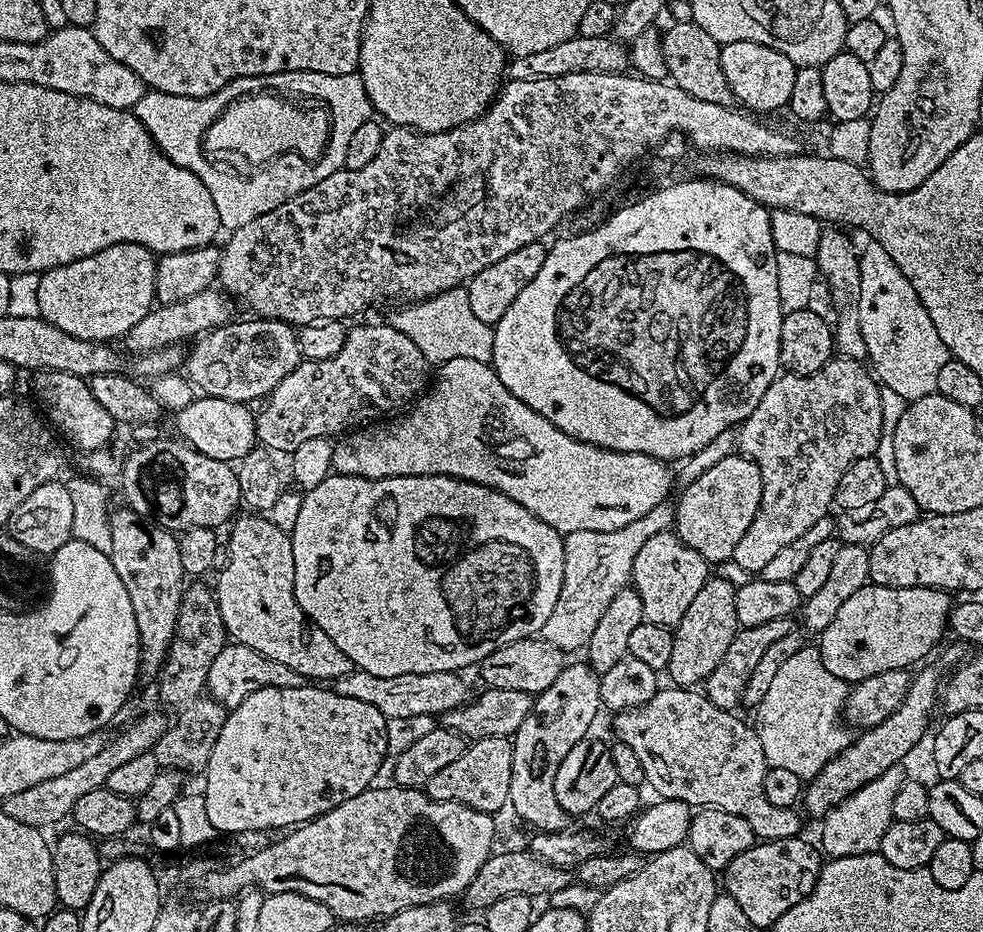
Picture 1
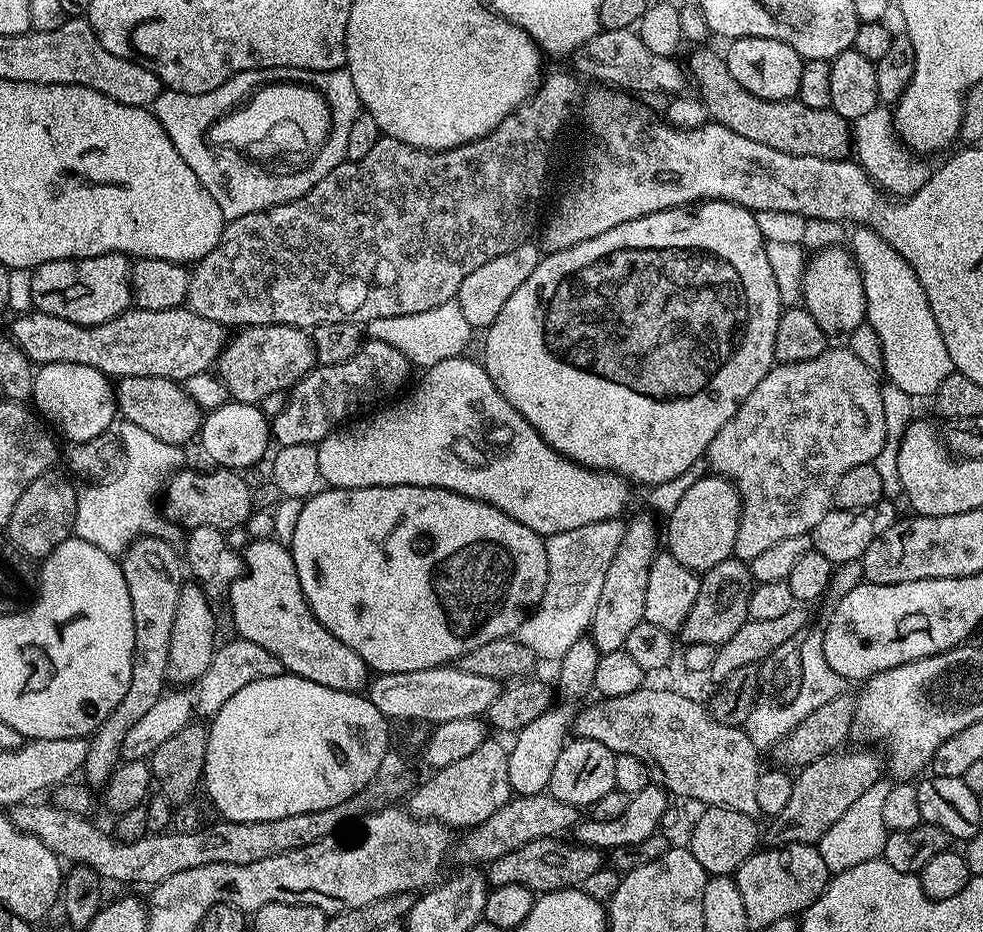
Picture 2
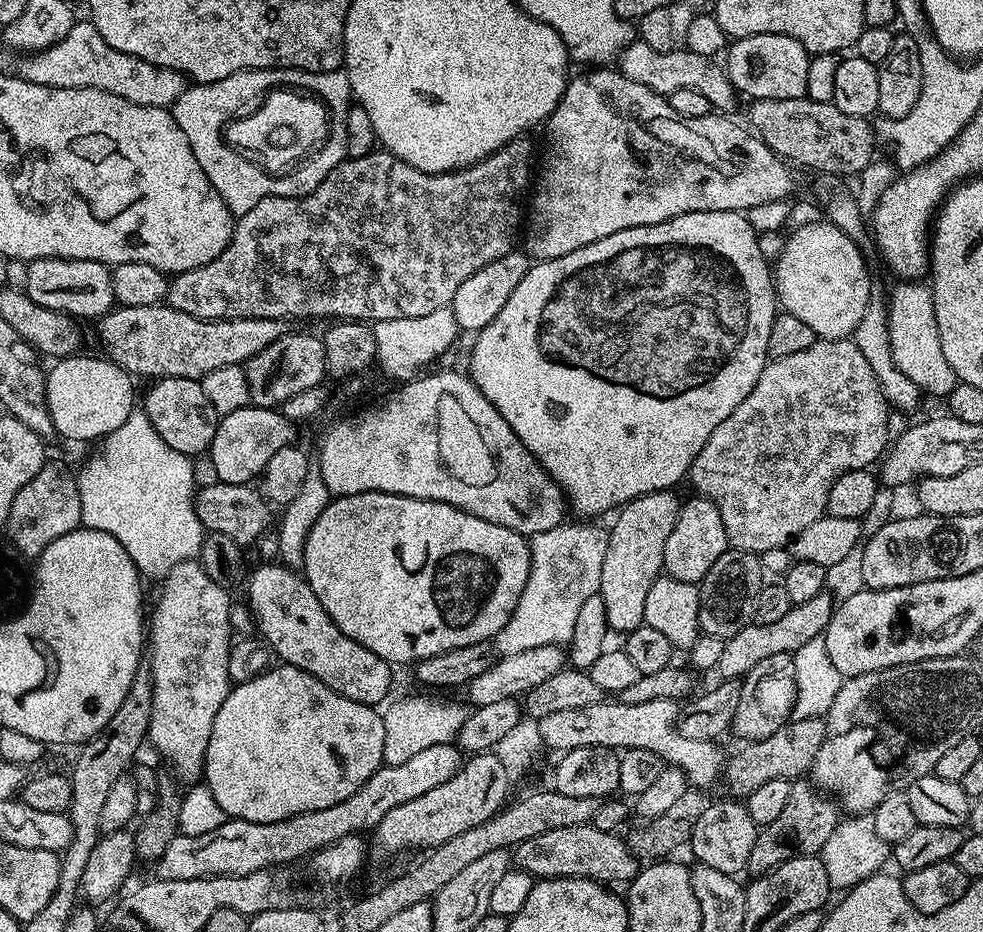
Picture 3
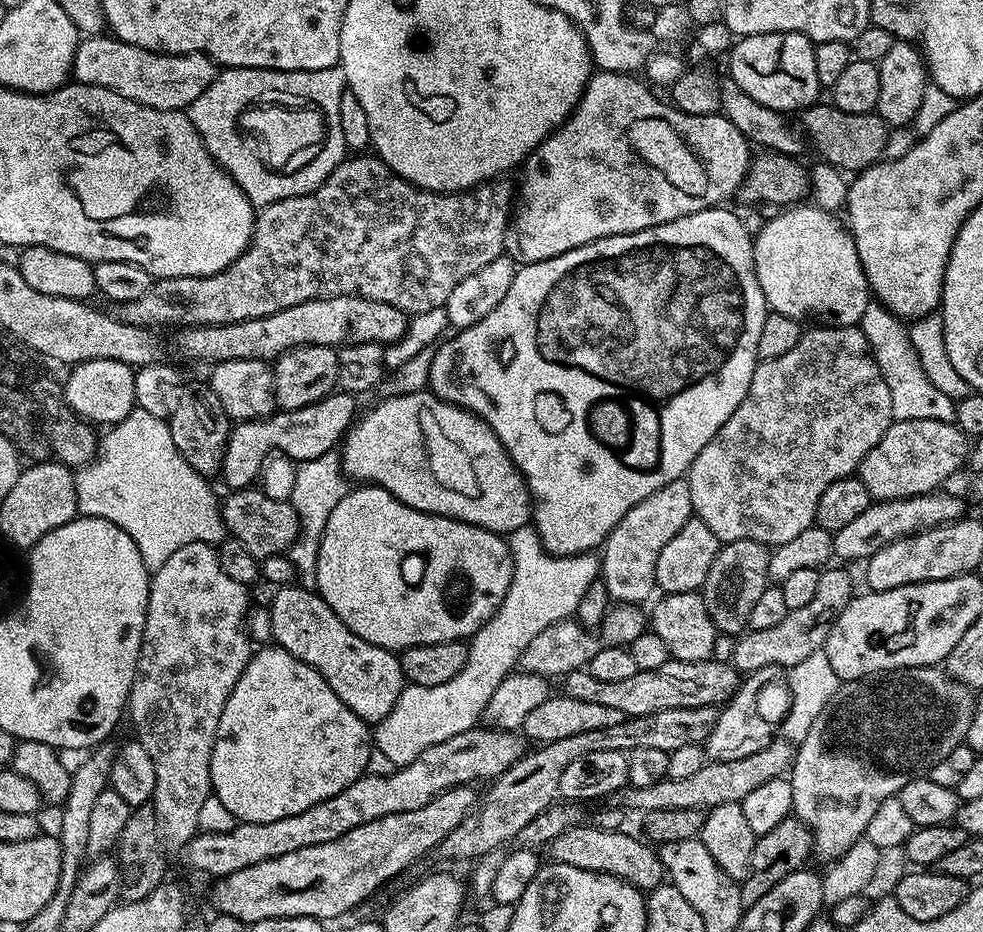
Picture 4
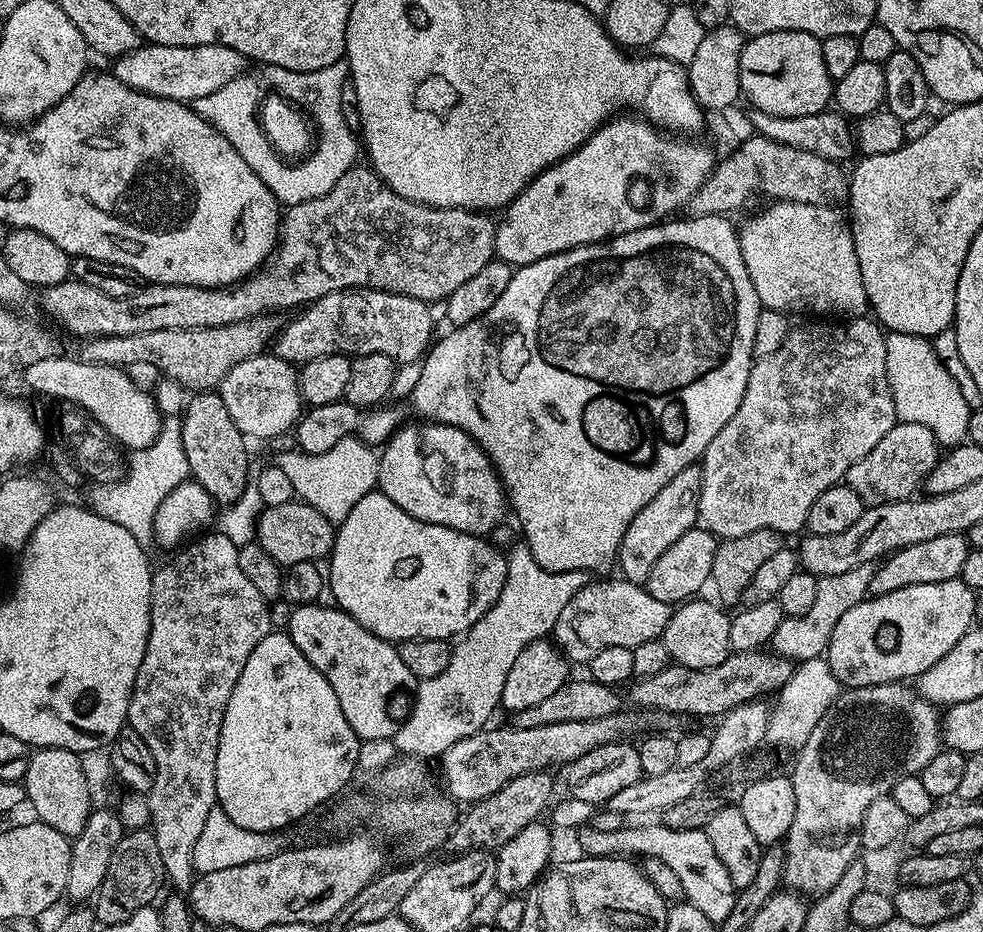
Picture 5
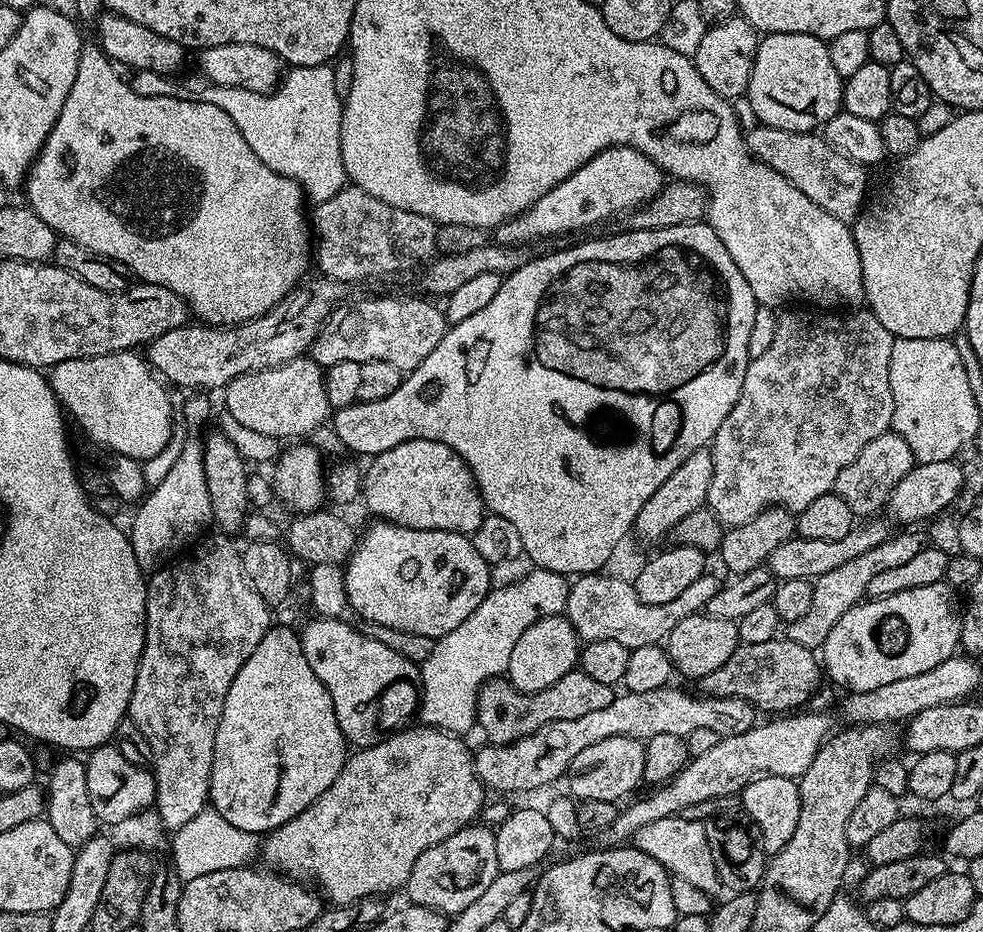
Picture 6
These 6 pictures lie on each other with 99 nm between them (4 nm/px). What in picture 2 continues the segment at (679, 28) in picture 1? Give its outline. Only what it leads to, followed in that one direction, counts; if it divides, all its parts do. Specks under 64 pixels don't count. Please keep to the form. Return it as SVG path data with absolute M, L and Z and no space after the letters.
M696 46L691 50L686 59L686 71L691 83L696 84L695 91L708 111L709 117L715 123L734 130L734 134L742 134L742 138L751 138L753 142L762 142L762 146L770 146L770 150L782 150L782 154L794 154L795 156L813 156L814 158L826 158L827 160L843 160L852 152L852 129L849 121L837 114L835 110L823 108L814 110L806 106L798 99L791 100L763 100L750 90L738 86L734 74L730 74L728 61L723 55L716 56L716 52L709 46Z

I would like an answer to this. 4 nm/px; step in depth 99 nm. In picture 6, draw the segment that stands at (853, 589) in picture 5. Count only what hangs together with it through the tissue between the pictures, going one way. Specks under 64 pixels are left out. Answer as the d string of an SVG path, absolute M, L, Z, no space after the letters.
M900 530L900 533L889 535L886 542L874 546L874 550L866 550L866 554L858 554L858 558L850 558L843 566L830 570L812 581L814 598L803 618L798 622L786 625L787 639L798 642L798 646L806 646L813 650L823 649L826 638L830 638L830 630L834 630L838 618L846 614L855 604L861 603L868 596L870 581L882 570L891 570L894 566L903 566L909 558L914 558L926 546L926 536L920 530Z

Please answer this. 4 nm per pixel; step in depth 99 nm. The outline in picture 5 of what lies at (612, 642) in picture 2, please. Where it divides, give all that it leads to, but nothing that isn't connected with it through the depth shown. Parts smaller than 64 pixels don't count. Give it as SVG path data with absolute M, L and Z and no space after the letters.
M699 463L691 464L678 470L678 474L674 474L674 478L670 478L670 482L666 482L666 486L662 486L662 490L658 490L658 494L654 494L654 498L650 498L650 502L646 502L646 506L642 506L638 514L634 514L634 522L630 522L618 553L619 575L623 579L632 584L647 585L650 570L654 570L654 562L658 562L658 558L662 558L662 554L666 554L666 550L670 550L670 546L674 546L674 542L678 542L678 538L686 534L686 530L697 527L701 490Z

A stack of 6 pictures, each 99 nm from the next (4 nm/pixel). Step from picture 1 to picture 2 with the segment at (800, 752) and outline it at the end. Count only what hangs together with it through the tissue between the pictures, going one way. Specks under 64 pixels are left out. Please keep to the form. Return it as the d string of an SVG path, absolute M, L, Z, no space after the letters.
M809 631L806 642L802 645L800 658L801 670L798 675L800 685L797 686L792 700L786 701L785 704L779 704L776 700L757 699L756 705L752 707L742 726L745 734L750 738L750 742L754 742L756 748L761 750L775 749L782 737L789 736L794 728L806 718L806 714L814 714L814 710L818 710L818 706L830 702L830 698L839 696L845 691L844 677L834 670L830 670L830 662L826 662L823 631Z

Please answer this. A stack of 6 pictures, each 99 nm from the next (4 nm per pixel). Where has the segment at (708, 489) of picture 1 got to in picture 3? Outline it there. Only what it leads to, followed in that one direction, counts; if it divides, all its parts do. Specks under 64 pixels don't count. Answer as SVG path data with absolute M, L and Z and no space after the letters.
M692 494L689 500L685 499L680 505L678 522L674 522L674 530L670 530L670 538L666 538L666 550L664 551L664 572L670 578L678 582L690 582L699 585L706 578L710 566L722 558L722 554L729 551L730 545L726 538L726 526L722 526L722 514L714 502L699 494Z

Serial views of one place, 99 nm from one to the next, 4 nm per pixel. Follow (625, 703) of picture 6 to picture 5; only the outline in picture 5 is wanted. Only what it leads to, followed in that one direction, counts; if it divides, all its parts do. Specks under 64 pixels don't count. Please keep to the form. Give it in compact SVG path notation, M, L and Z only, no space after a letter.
M621 710L606 714L606 718L590 718L586 722L554 722L529 728L485 727L470 738L462 738L462 742L454 742L454 746L447 748L438 758L443 791L453 801L475 802L494 794L494 790L502 790L506 782L527 772L552 770L555 764L570 765L598 746L617 743L621 739L620 732L630 731L636 720L626 712Z

